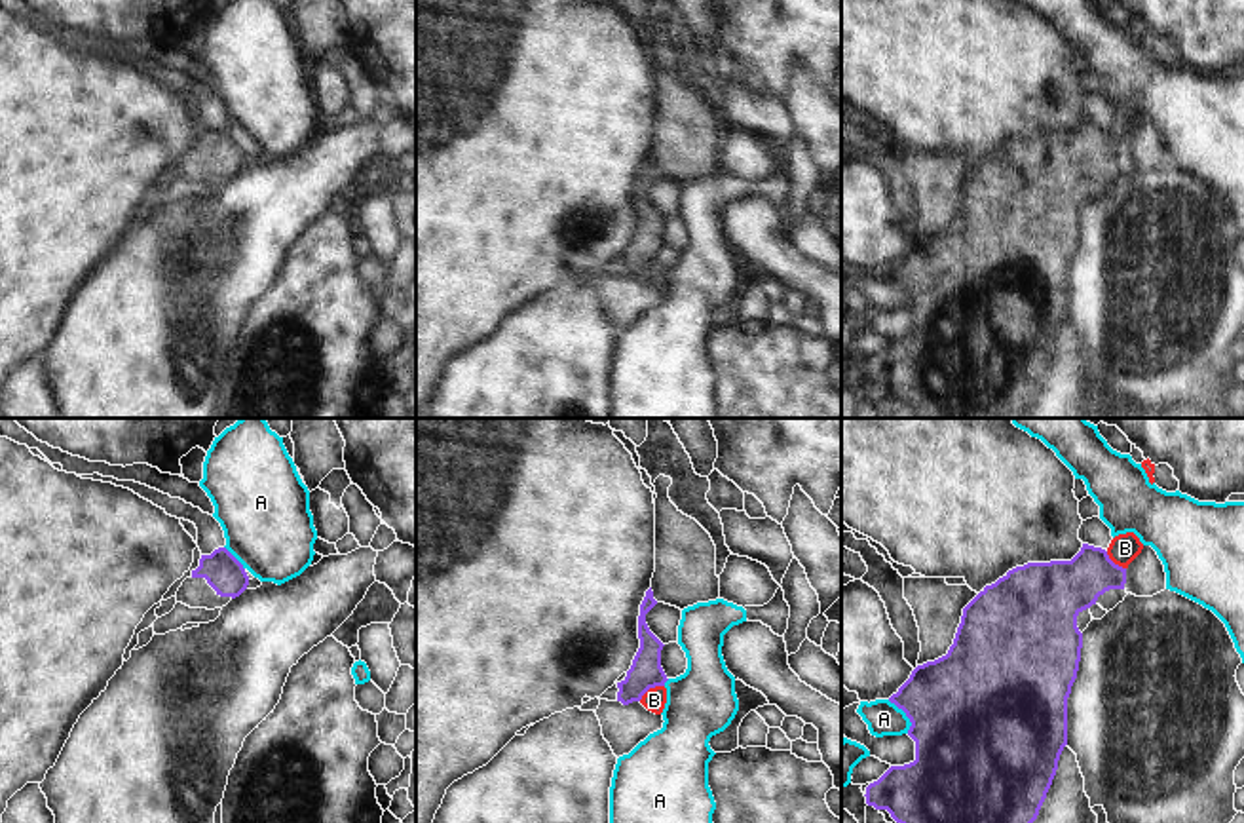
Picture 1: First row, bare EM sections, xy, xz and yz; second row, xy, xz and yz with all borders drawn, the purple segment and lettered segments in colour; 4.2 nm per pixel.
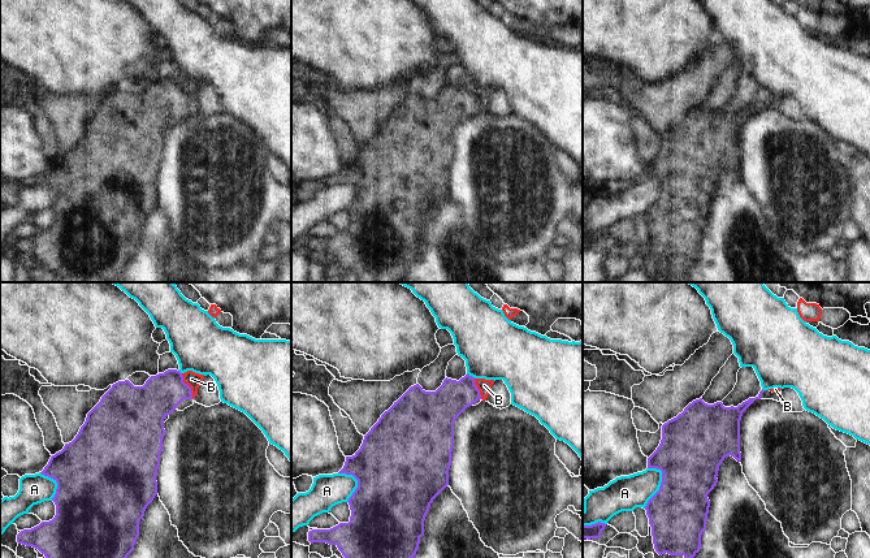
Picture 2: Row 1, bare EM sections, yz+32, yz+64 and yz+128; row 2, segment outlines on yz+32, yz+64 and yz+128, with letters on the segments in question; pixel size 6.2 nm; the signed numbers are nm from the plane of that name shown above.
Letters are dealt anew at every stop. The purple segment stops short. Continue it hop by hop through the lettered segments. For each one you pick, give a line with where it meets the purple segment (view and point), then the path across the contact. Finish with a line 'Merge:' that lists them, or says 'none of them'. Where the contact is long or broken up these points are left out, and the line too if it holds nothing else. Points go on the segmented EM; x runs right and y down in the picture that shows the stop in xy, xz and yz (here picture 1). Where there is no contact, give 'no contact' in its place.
B: xz (650, 687) | across xz (646, 671), (650, 687), (654, 700)
Merge: B

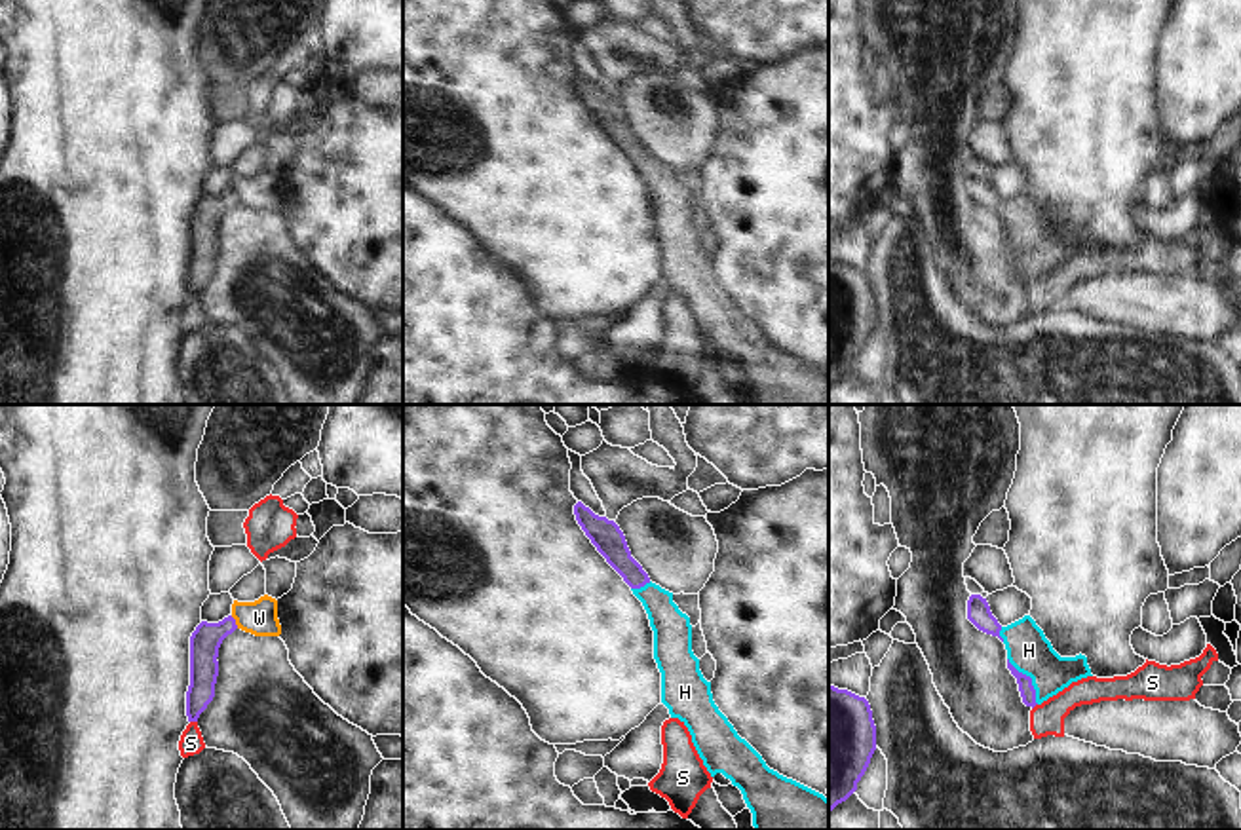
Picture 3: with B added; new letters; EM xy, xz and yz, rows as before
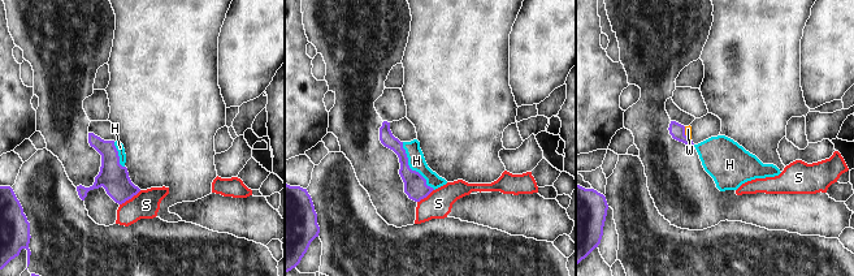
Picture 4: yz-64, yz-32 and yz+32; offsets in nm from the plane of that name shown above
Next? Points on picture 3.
H: yz (1030, 679) | across yz (1027, 690), (1030, 679), (1029, 650)
Merge: H

